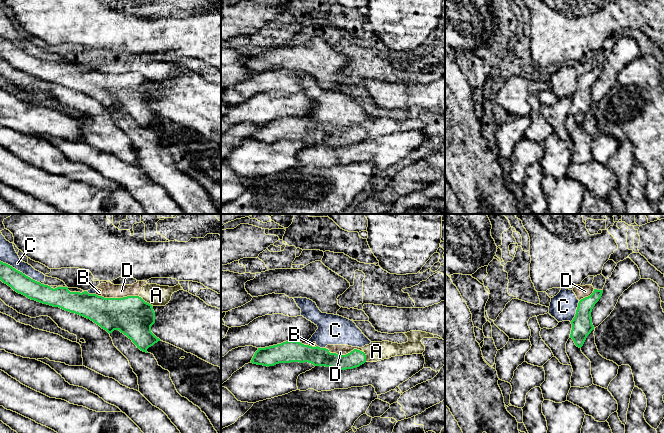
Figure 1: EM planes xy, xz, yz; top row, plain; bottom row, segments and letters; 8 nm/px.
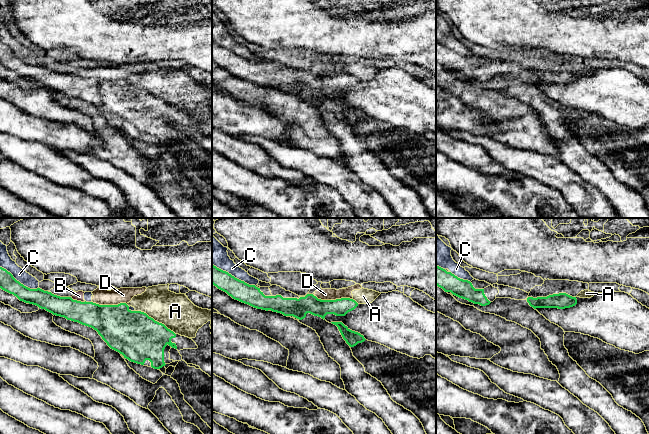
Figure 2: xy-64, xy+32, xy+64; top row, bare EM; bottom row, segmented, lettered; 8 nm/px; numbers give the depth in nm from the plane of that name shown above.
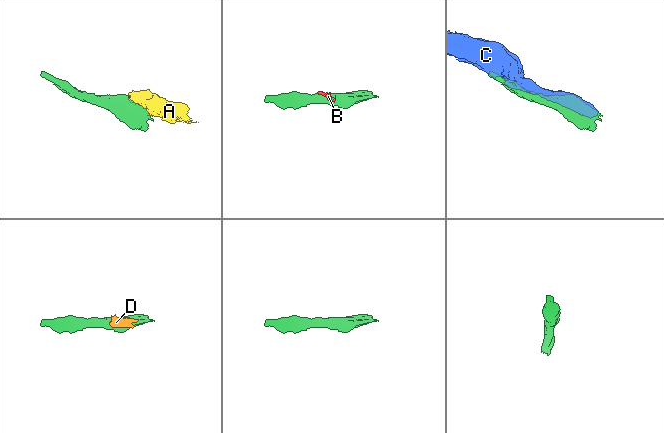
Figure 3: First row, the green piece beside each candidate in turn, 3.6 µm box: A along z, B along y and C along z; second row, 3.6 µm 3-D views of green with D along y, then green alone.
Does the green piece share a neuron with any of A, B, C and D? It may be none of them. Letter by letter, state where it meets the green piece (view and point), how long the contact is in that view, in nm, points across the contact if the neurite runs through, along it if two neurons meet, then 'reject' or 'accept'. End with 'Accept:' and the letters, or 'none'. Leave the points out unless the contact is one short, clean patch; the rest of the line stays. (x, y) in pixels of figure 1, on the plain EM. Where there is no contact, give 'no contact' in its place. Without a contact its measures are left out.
A: xy (144, 77) | 130 nm | along xy (138, 72), (151, 81) | reject
B: xz (308, 121) | 150 nm | along xz (299, 118), (305, 121), (316, 122) | reject
C: xy (19, 47) | 380 nm | reject
D: xz (344, 131) | 320 nm | along xz (325, 123), (338, 130), (354, 125), (363, 127) | reject
Accept: none

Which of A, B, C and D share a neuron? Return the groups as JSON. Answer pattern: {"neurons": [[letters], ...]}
{"neurons": [["A", "B", "C", "D"]]}

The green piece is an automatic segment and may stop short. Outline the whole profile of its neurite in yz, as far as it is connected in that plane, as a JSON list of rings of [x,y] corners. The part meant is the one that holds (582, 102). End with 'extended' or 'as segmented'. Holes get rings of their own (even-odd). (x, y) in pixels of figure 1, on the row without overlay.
[[[594,65],[590,72],[581,75],[578,79],[575,93],[571,97],[572,106],[570,114],[573,115],[575,121],[579,124],[583,122],[587,112],[594,105],[591,88],[601,74],[602,69],[603,66]]]; as segmented

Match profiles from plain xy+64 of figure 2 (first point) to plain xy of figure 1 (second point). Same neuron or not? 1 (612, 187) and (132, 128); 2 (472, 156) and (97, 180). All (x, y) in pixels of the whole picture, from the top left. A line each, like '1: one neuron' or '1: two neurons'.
1: one neuron
2: one neuron

